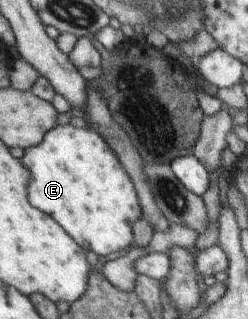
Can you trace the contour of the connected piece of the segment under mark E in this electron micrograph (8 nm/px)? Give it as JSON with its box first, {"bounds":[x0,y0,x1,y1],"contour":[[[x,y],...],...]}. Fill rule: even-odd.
{"bounds":[19,125,140,257],"contour":[[[56,125],[45,134],[40,144],[24,148],[19,161],[29,171],[30,201],[34,201],[42,213],[50,213],[50,217],[54,217],[54,221],[62,225],[62,230],[86,252],[92,251],[97,256],[106,257],[120,249],[130,248],[130,225],[140,213],[136,189],[132,189],[133,183],[124,175],[114,153],[108,151],[106,143],[96,131],[92,131],[92,127]]]}

